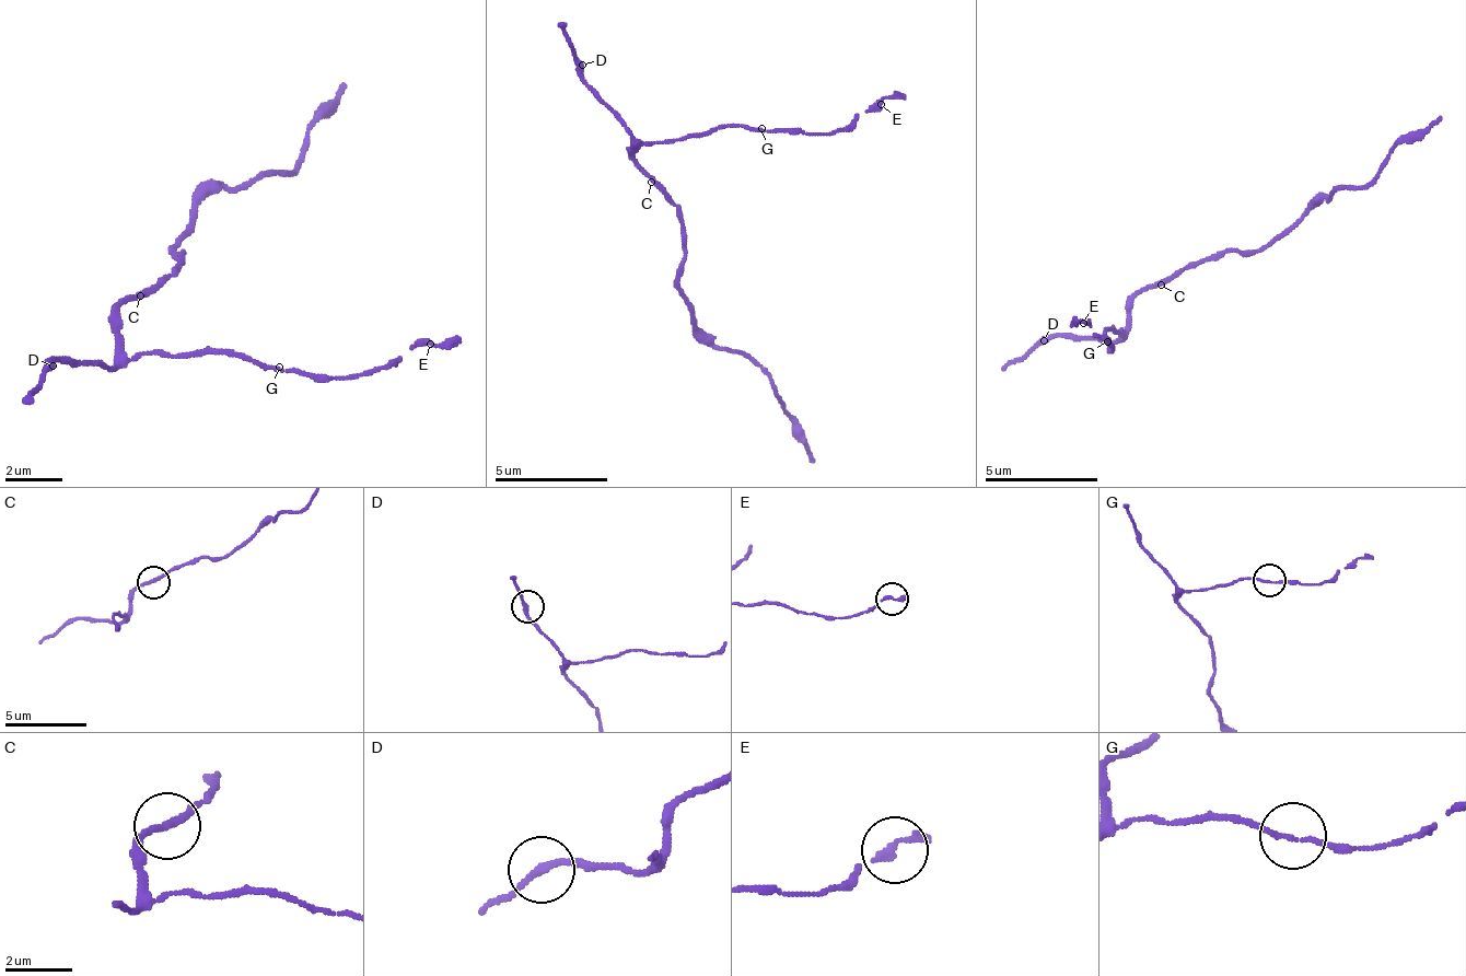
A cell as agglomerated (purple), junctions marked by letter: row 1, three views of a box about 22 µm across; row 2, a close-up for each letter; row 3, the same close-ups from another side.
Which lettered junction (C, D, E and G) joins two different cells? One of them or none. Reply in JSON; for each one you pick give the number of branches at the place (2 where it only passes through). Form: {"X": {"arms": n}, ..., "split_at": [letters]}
{"split_at": []}

